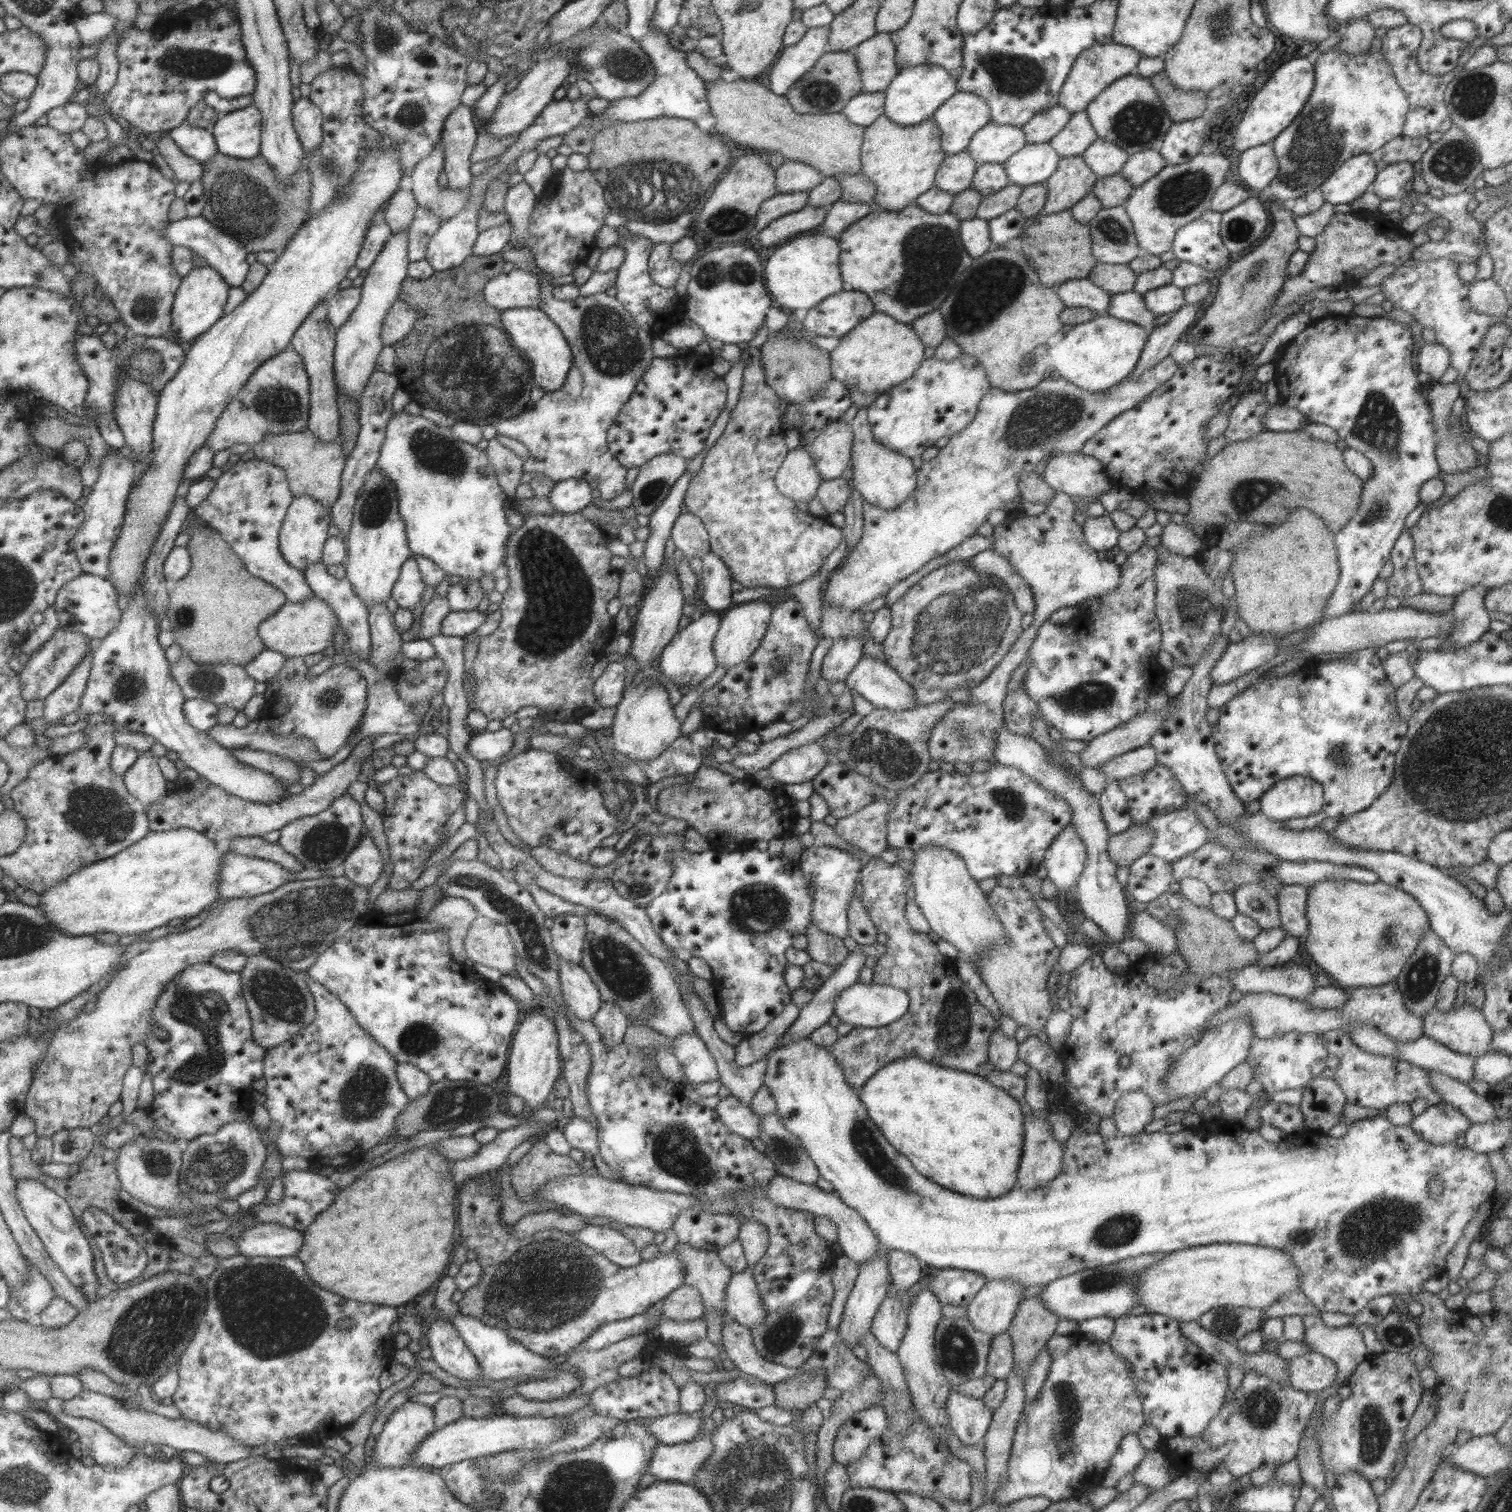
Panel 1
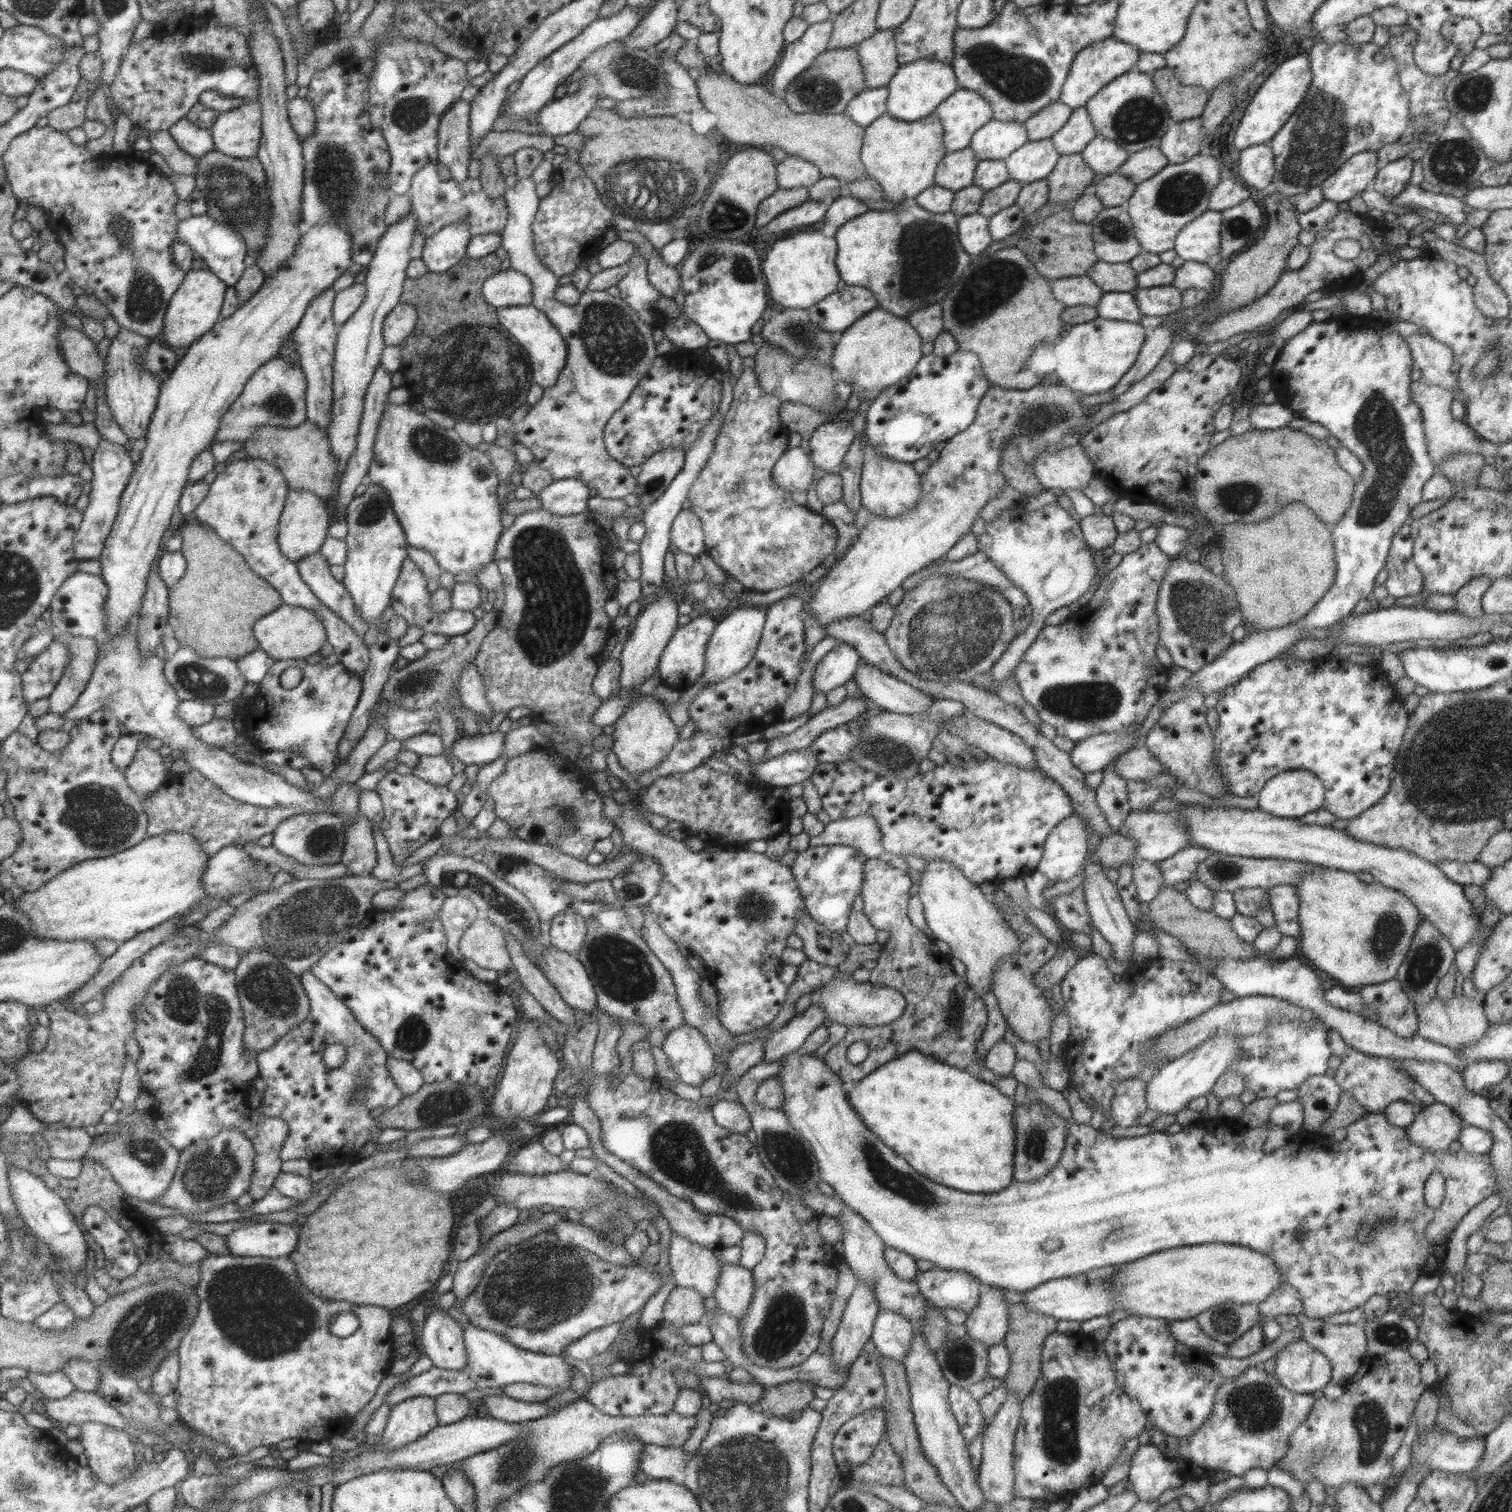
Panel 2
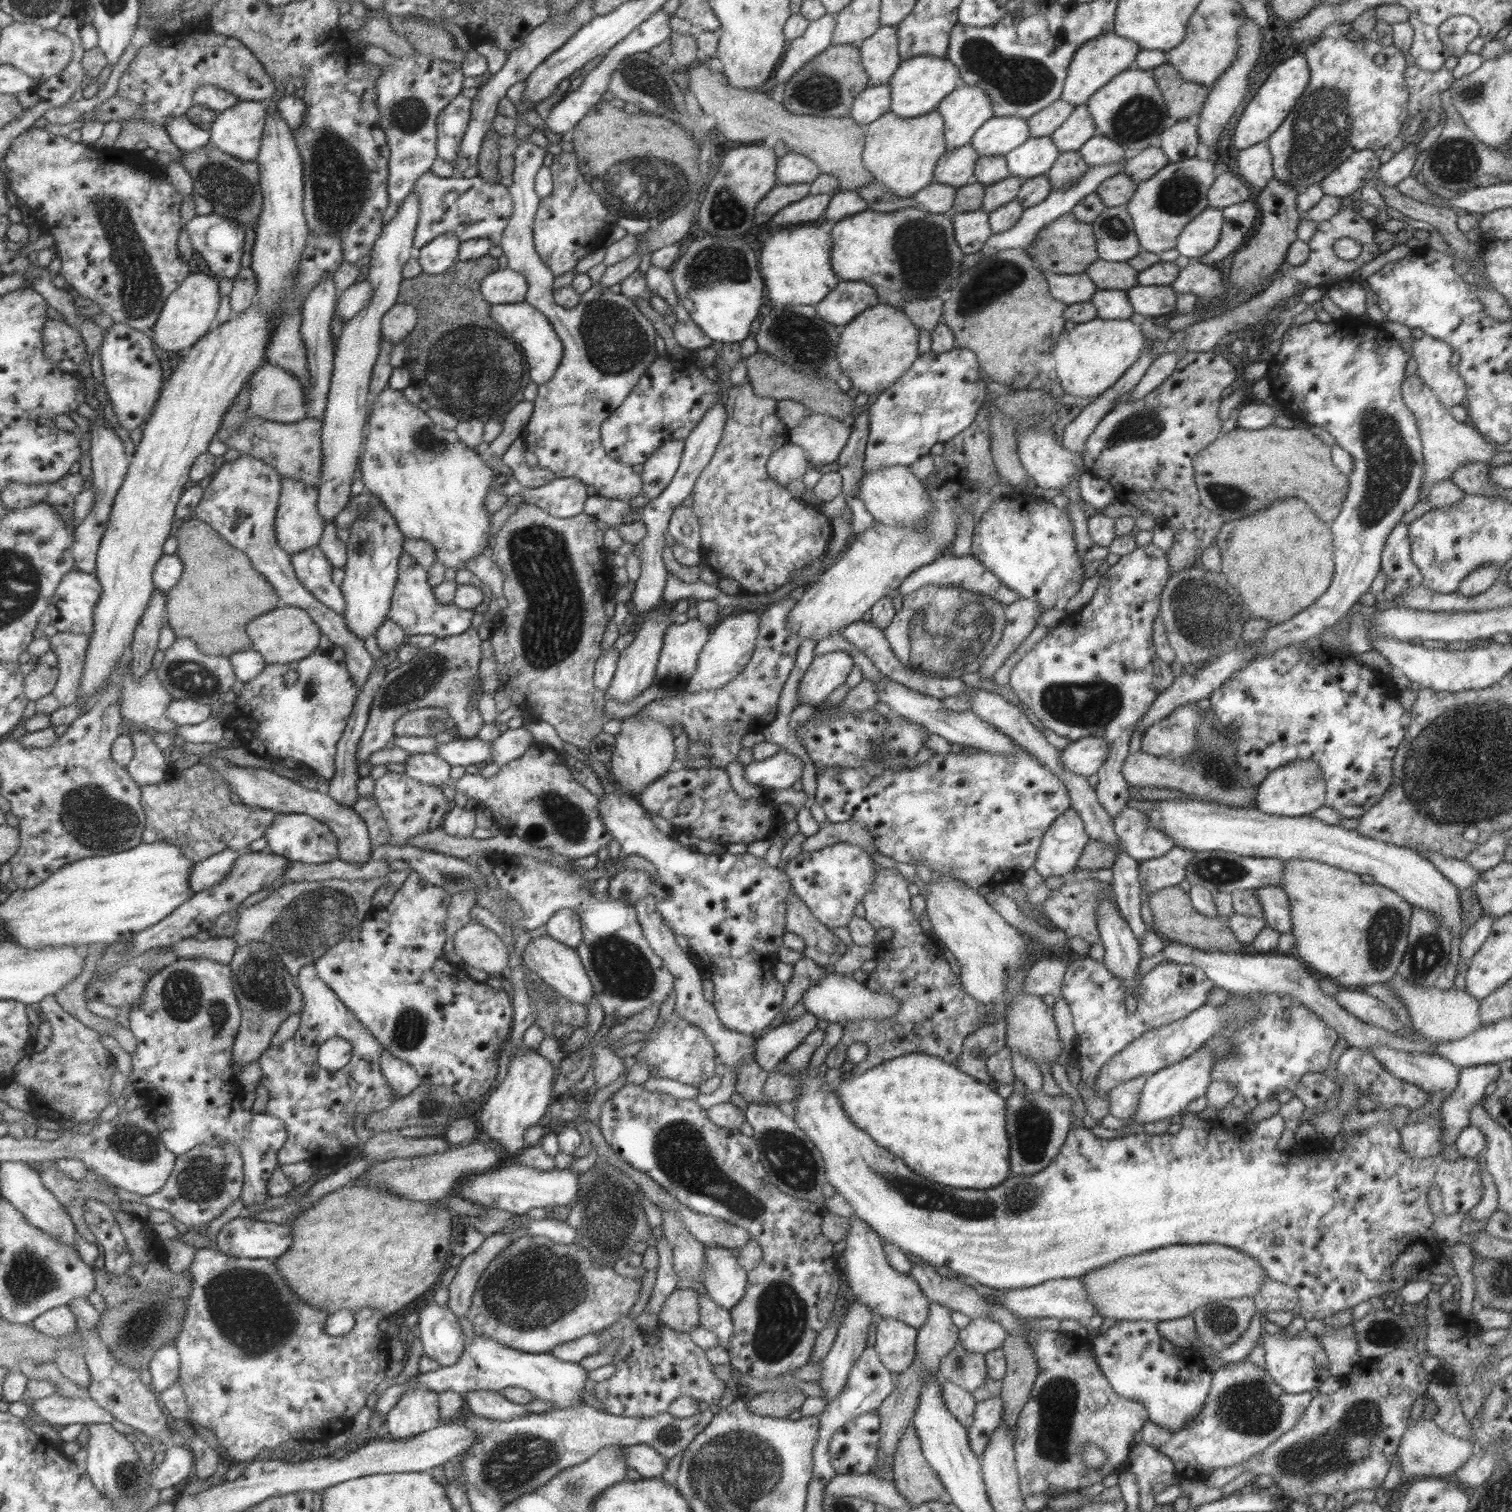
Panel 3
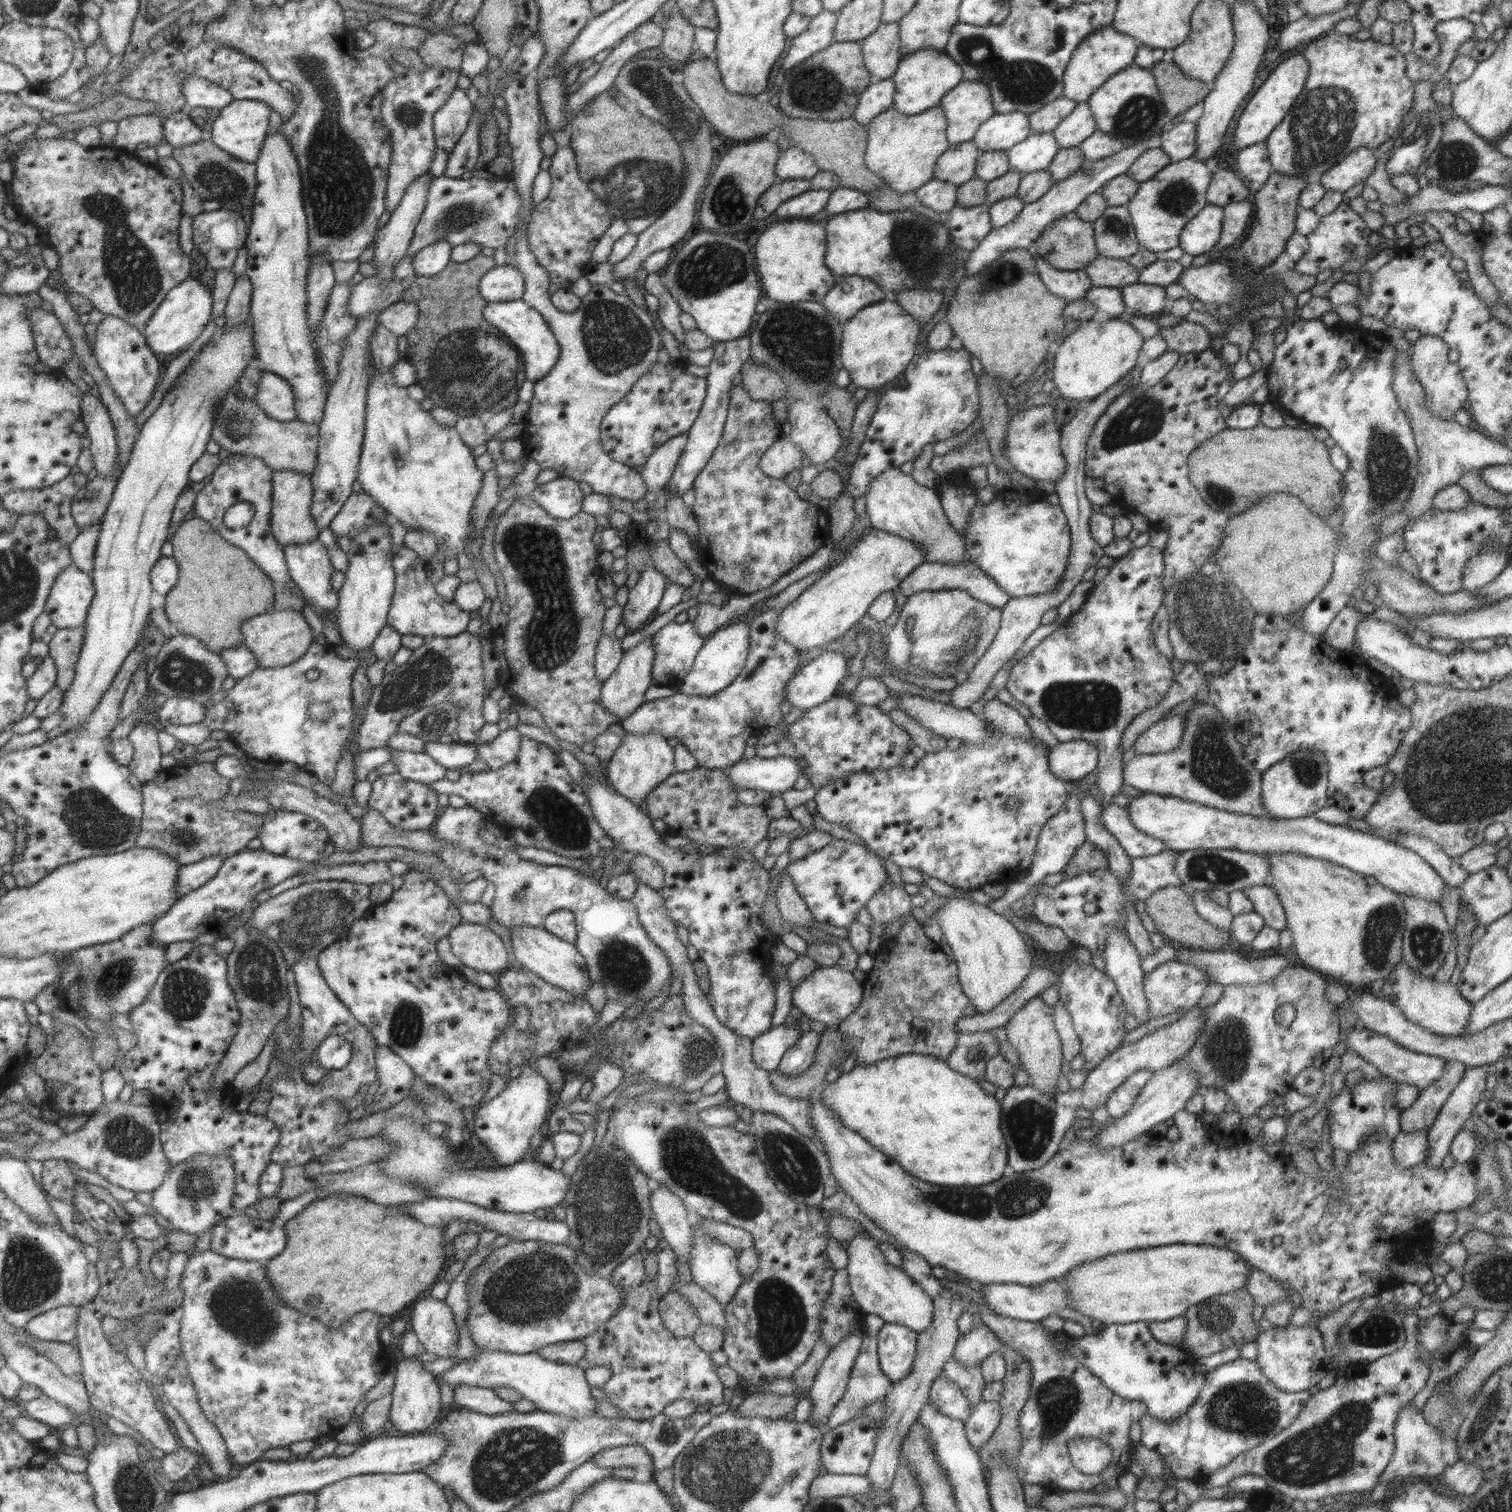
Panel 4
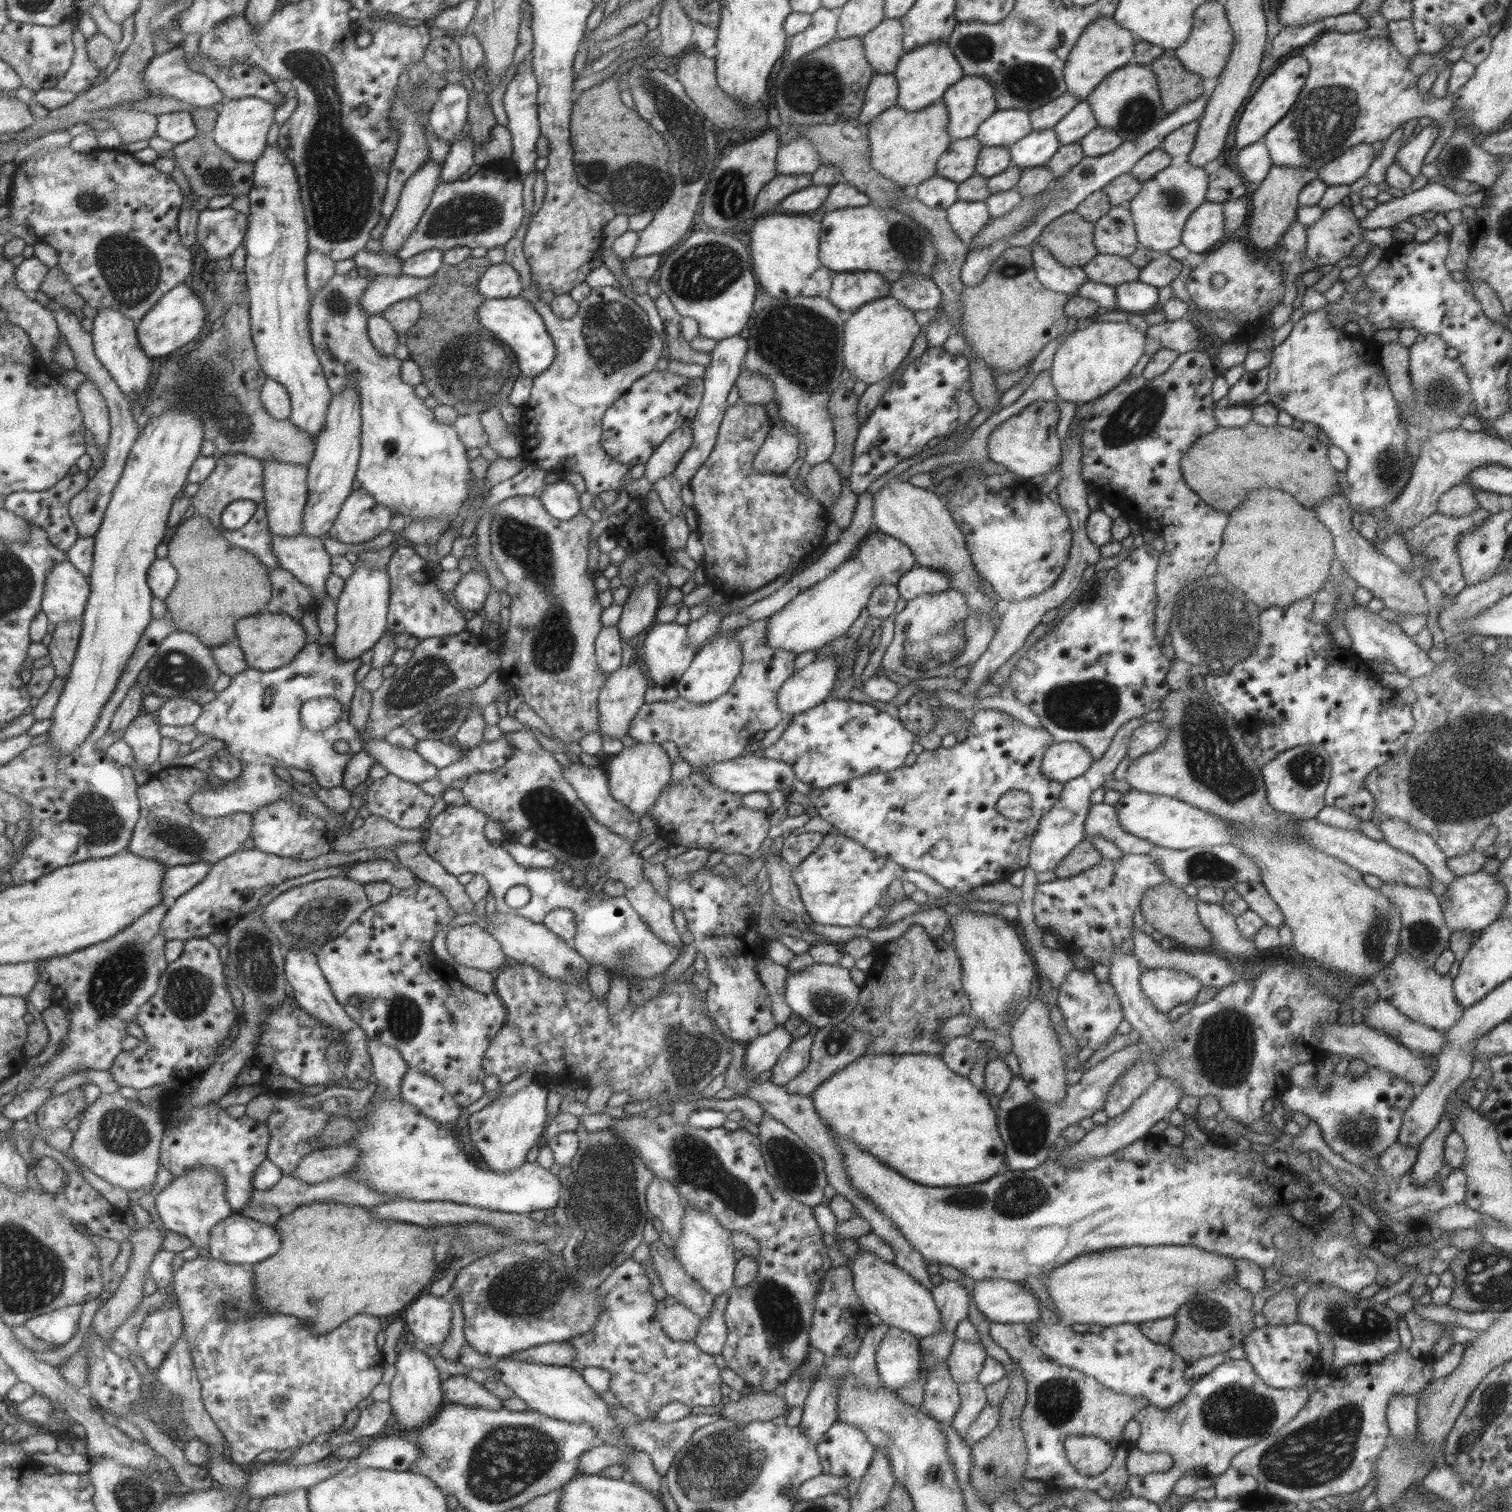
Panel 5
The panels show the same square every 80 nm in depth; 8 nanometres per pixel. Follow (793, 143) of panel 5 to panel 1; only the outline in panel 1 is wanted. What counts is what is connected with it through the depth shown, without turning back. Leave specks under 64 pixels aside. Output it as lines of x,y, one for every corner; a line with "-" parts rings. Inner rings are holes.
784,159
782,164
774,170
776,190
779,194
806,192
812,186
818,185
823,178
812,166
791,159

